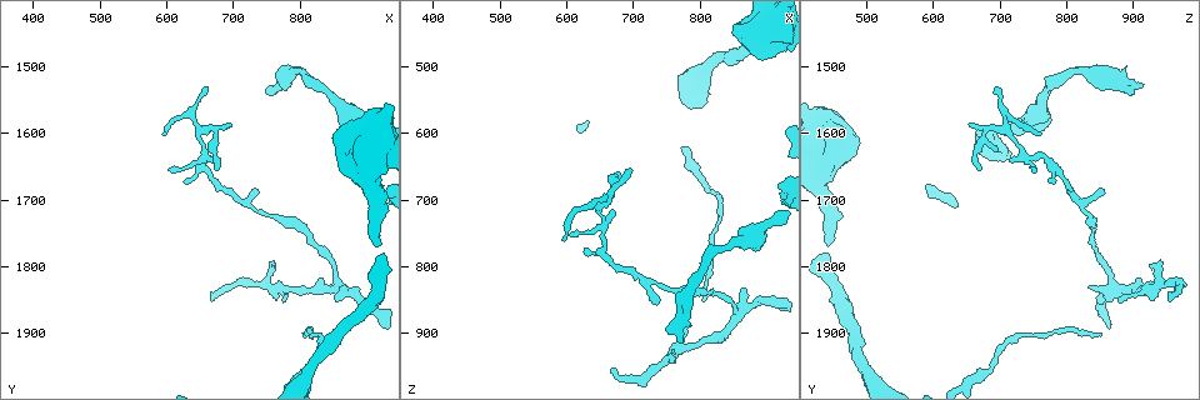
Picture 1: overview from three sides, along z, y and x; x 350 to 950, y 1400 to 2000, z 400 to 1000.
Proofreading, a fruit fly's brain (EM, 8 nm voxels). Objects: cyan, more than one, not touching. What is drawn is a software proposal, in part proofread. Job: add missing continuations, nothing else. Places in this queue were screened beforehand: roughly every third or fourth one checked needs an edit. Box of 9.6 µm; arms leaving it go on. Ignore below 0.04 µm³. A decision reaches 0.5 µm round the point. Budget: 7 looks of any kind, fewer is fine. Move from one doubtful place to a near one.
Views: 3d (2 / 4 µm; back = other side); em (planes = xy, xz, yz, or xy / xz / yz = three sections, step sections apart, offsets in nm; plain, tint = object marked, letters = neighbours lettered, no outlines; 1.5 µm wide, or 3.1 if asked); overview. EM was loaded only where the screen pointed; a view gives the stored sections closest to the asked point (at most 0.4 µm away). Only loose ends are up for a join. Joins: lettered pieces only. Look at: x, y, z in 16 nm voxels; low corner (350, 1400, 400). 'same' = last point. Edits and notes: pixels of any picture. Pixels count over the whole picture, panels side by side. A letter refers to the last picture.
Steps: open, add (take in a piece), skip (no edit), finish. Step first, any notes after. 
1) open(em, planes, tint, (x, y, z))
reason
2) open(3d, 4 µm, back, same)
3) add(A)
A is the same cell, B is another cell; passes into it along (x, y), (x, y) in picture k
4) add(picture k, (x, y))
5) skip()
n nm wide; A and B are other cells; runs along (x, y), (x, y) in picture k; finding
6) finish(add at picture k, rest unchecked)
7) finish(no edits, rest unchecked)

open(3d, 4 µm, (785, 1505, 885))
branch stops here

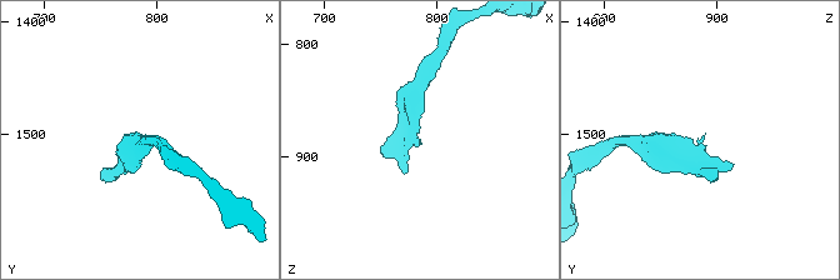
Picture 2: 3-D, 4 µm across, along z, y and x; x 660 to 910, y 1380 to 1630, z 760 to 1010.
open(em, xy, step 8, letters, (788, 1504, 888))

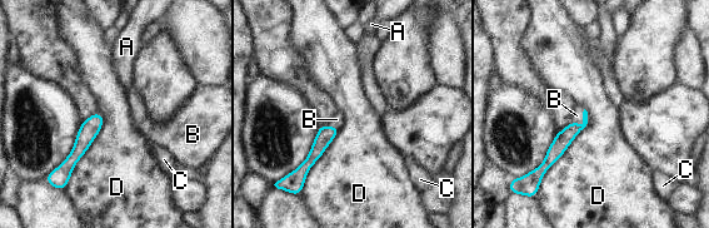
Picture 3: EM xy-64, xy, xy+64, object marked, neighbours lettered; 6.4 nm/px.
add(B)
D touches over 500 nm; B is the same cell, A, C and D are other cells; passes into it along (563, 139), (583, 122), (577, 115) in picture 3; the neuron continues

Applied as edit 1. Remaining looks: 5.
open(overview)
see it whole again

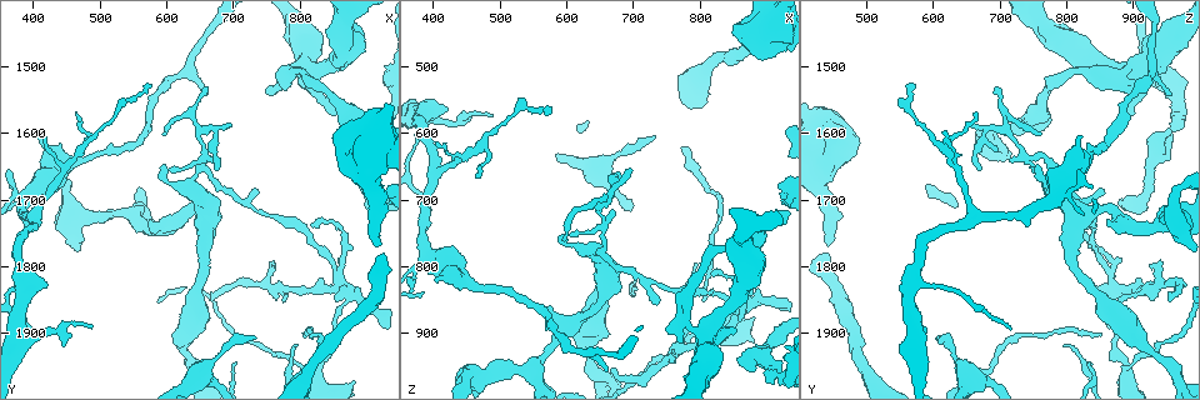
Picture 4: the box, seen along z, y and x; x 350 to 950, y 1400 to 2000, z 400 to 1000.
open(3d, 4 µm, (665, 1850, 955))

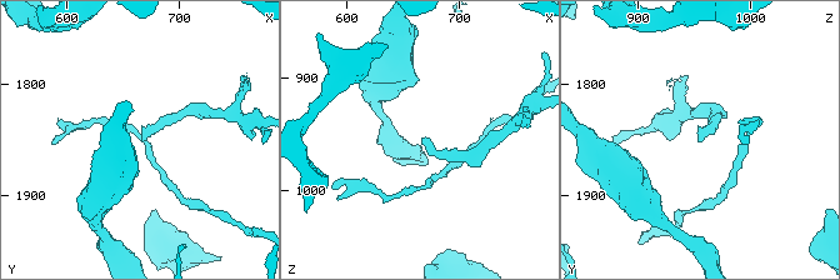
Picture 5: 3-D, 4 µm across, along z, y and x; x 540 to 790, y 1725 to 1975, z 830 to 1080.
open(em, yz, step 4, letters, (666, 1852, 956))

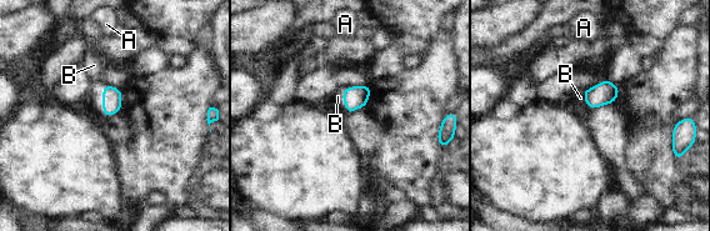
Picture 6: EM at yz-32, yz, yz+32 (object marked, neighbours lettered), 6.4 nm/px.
open(em, planes, letters, same)

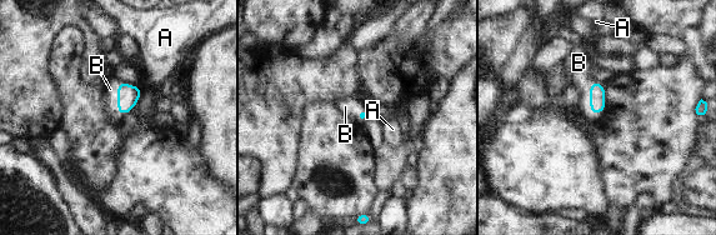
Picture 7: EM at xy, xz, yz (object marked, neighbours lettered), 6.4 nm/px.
add(B)
B is the same cell, A is another cell; passes into it along (597, 103), (590, 99), (579, 63) in picture 7; it goes on there

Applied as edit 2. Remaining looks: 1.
open(em, planes, letters, (400, 1610, 820))
stops while still wide

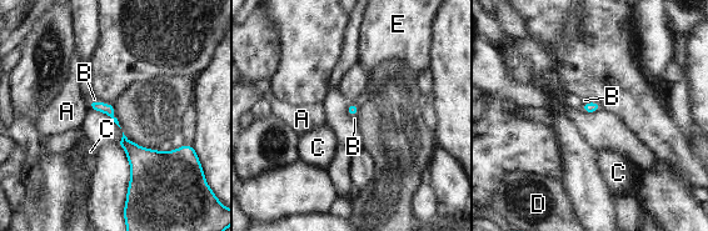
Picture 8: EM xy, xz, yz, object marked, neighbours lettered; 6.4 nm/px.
add(B)
B is the same cell, A, C, D and E are other cells; passes into it along (104, 108), (98, 103), (89, 100) in picture 8; the neuron continues

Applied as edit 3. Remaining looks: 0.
finish(add at picture 3, add at picture 7, add at picture 8, rest unchecked)

